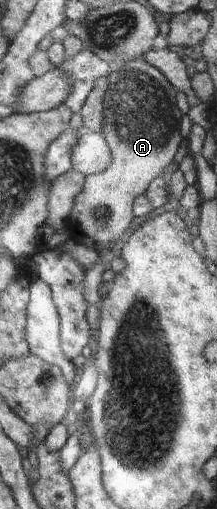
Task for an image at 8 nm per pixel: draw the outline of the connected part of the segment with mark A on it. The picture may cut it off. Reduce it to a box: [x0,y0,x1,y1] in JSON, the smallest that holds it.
[65,56,183,253]

